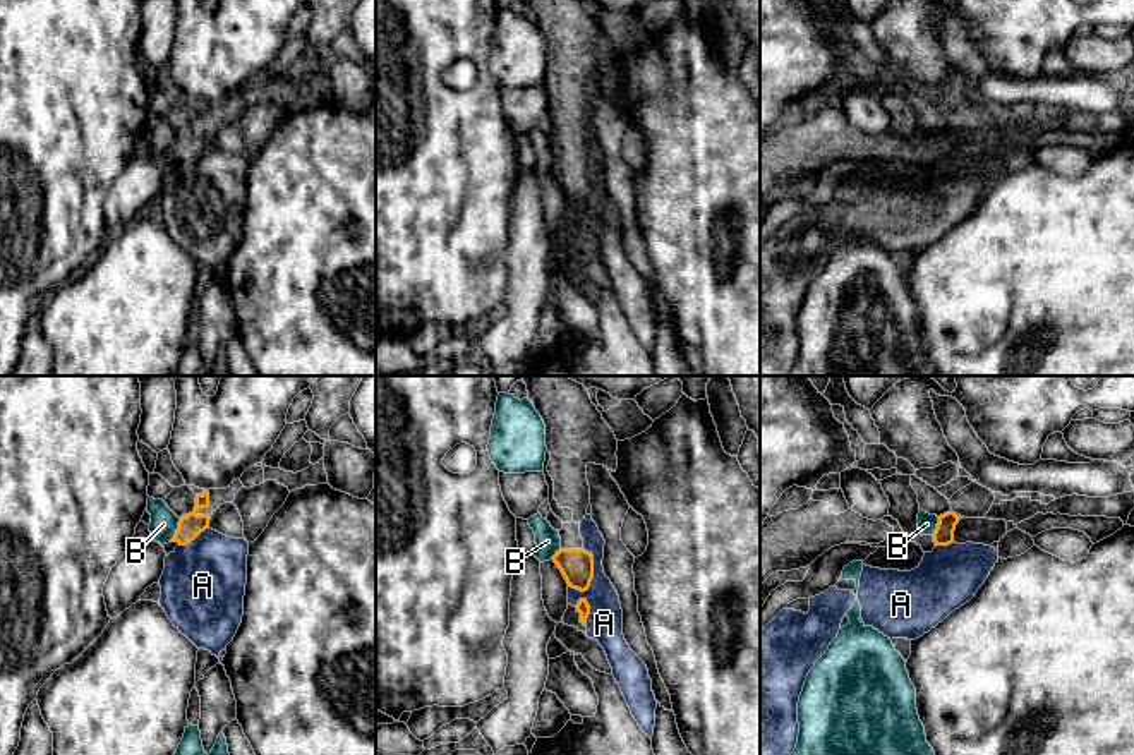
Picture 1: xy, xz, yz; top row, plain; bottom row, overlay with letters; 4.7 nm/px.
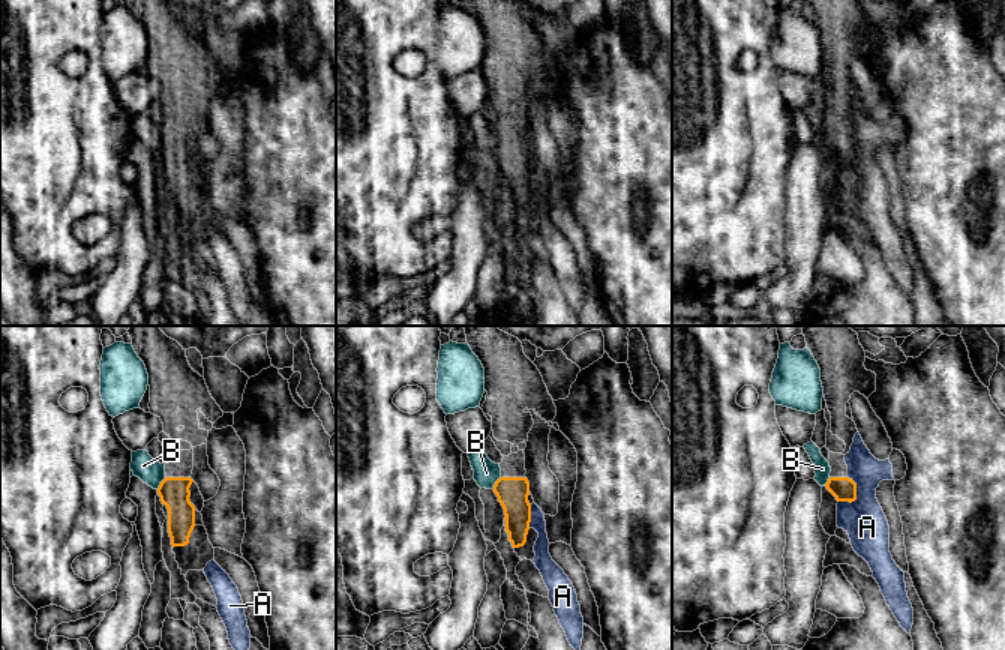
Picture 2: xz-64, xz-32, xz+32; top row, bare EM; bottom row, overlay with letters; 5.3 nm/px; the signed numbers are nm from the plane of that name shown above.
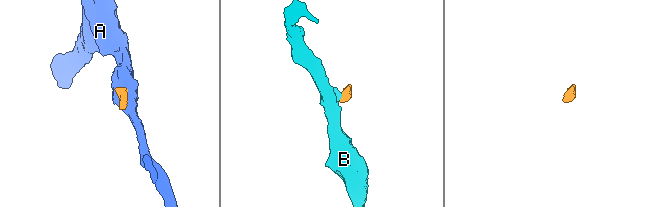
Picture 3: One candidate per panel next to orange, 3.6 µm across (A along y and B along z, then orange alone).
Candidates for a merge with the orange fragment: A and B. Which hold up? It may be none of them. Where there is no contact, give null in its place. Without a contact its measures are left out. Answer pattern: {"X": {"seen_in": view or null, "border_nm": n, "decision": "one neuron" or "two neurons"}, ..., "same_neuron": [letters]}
{"A": {"seen_in": "xz", "border_nm": 220, "decision": "two neurons"}, "B": {"seen_in": "xy", "border_nm": 120, "decision": "two neurons"}, "same_neuron": []}

